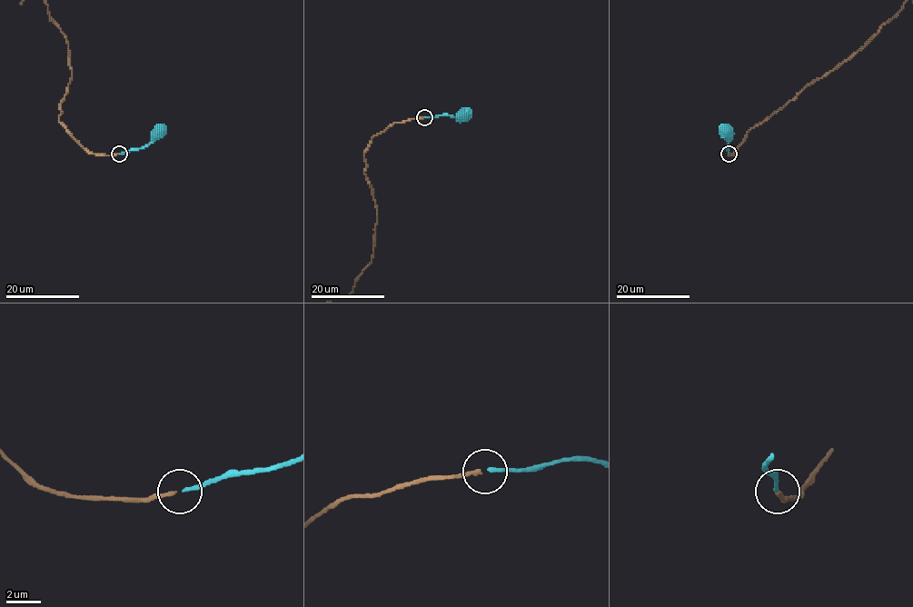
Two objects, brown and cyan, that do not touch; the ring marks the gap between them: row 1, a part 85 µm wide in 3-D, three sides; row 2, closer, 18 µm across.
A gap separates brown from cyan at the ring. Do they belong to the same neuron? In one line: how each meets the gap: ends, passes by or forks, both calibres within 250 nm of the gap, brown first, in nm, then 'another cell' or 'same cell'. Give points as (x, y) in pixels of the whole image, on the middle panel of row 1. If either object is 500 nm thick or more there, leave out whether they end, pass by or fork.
brown ends | cyan ends | 220/220 nm | same cell

